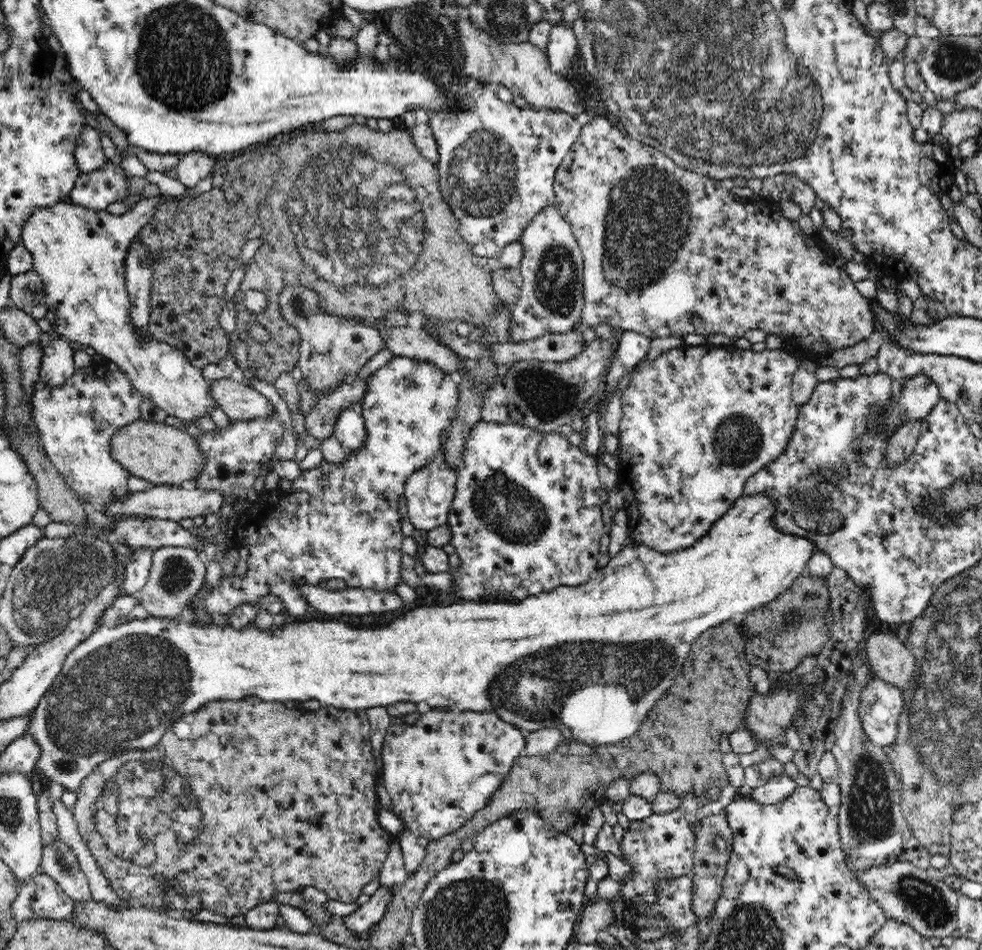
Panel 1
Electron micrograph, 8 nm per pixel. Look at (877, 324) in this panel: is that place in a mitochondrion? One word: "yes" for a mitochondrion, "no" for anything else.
no

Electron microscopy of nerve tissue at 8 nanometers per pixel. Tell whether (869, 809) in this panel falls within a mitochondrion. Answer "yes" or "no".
yes

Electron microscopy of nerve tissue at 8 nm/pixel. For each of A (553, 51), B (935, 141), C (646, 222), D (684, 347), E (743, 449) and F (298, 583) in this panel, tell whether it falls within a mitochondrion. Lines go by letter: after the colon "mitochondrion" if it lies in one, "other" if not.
A: other
B: other
C: mitochondrion
D: other
E: mitochondrion
F: other

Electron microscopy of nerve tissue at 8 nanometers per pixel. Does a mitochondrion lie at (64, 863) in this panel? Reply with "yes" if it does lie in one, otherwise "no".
yes

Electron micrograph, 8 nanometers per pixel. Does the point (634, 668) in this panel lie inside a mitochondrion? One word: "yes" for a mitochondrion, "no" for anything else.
yes

